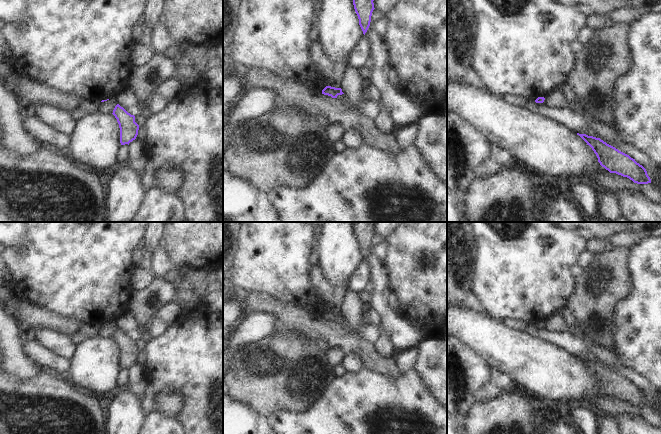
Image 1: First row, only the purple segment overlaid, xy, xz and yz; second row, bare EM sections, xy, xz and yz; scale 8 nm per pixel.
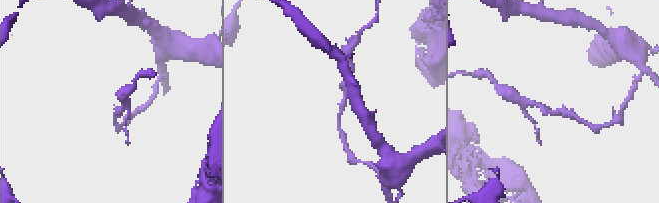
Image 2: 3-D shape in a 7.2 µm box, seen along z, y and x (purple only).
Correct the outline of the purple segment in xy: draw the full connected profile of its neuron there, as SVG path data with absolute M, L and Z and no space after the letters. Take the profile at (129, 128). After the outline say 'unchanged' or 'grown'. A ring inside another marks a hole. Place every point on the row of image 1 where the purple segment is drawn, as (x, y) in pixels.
M119 104L115 106L112 114L119 124L121 145L129 145L138 135L139 125L135 122L135 116L128 113Z; unchanged

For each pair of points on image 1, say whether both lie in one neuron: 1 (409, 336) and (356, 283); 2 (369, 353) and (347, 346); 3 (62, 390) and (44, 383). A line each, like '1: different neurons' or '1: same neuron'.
1: different neurons
2: same neuron
3: same neuron

